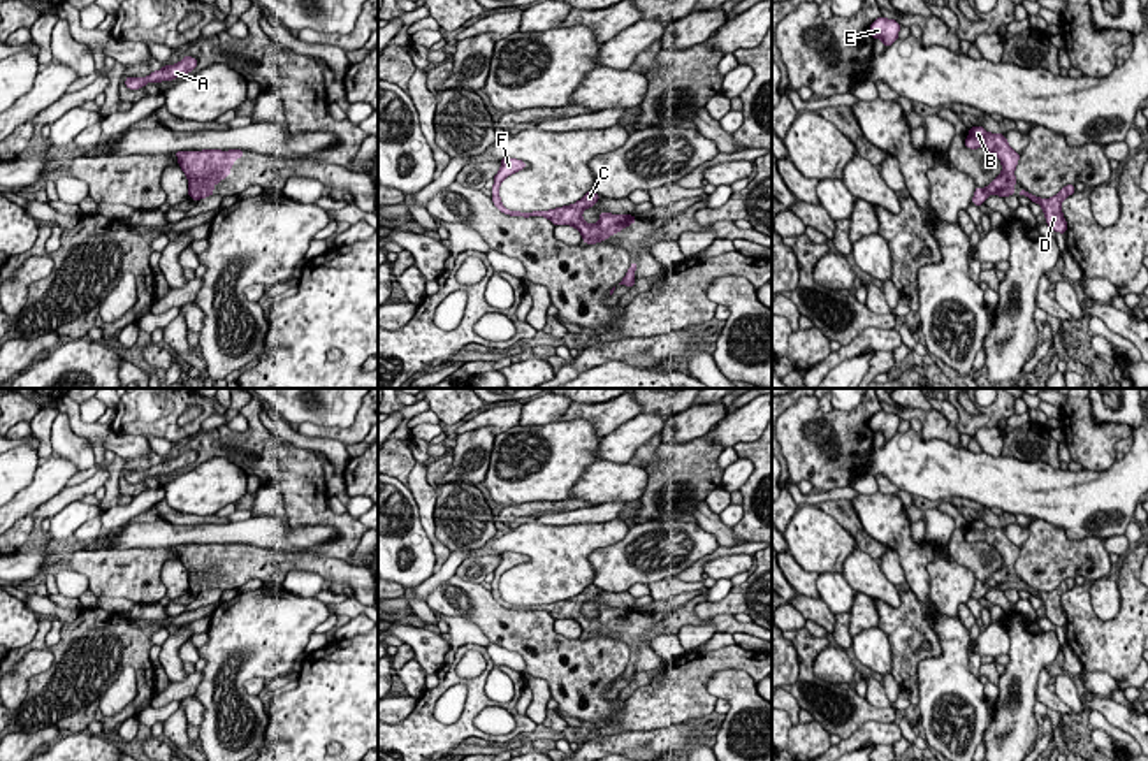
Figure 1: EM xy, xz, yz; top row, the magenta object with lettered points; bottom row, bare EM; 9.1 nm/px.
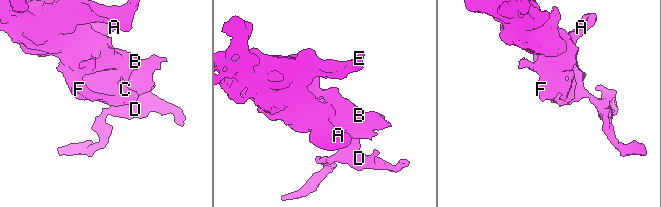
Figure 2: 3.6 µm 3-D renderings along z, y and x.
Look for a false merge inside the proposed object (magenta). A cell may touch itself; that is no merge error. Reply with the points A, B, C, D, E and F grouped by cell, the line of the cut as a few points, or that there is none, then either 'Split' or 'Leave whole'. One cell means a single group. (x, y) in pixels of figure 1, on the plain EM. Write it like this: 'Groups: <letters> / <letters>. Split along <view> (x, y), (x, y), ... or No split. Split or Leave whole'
Groups: A B C D E F. No split. Leave whole

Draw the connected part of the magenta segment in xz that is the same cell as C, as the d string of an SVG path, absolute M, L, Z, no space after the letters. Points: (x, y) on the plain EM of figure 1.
M503 552L499 555L501 555L501 562L494 569L494 580L490 582L492 585L490 592L494 599L508 610L522 610L522 612L545 610L554 619L571 619L580 624L585 638L607 634L608 629L614 629L615 626L621 626L624 620L636 617L636 612L633 608L619 610L619 608L610 608L605 605L599 606L599 615L596 619L585 617L582 613L582 605L587 601L592 601L599 594L599 589L594 583L587 585L578 596L571 599L564 599L564 601L550 603L550 605L531 605L531 606L510 605L501 598L499 578L510 568L526 562L527 557L517 552Z

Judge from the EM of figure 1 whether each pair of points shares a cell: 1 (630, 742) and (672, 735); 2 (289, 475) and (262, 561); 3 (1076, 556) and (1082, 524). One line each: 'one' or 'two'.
1: one
2: two
3: two

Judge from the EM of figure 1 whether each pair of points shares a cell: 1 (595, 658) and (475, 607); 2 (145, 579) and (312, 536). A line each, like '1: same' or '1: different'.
1: same
2: different

